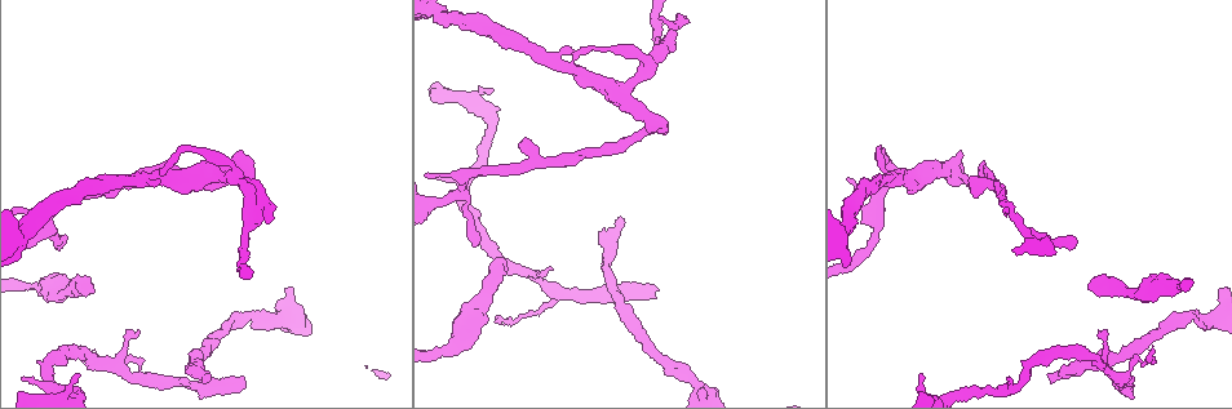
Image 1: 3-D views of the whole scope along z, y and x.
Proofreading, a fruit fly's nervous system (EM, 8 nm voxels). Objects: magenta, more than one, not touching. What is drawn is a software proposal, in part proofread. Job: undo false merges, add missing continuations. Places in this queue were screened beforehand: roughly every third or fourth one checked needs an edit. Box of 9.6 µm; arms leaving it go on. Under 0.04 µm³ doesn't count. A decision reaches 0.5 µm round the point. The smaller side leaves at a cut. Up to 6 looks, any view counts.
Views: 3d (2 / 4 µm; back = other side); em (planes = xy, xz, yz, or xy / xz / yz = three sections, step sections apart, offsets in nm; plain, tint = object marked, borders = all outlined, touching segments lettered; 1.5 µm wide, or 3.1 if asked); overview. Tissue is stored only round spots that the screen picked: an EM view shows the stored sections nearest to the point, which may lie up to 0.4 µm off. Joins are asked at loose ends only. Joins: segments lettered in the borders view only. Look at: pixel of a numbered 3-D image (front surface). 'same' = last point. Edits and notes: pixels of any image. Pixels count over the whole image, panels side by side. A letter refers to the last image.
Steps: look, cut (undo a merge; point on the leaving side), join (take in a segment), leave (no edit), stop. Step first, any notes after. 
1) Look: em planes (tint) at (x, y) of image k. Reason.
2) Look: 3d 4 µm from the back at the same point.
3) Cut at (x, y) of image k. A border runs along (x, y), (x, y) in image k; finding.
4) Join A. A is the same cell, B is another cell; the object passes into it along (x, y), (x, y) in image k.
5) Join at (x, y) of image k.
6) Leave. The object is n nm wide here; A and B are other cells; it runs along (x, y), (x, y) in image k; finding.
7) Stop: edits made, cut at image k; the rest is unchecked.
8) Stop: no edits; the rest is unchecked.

Look: em xy step 4 (tint) at (1047, 373) of image 1. Long arm stops here.

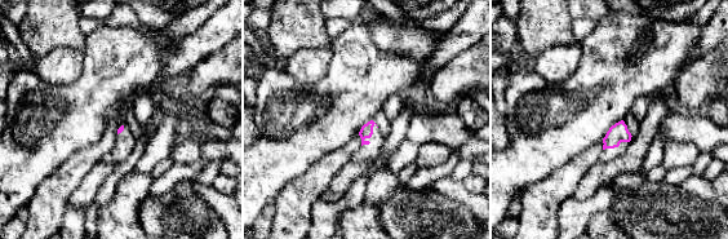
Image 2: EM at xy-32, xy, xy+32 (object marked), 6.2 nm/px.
Look: em planes (borders) at the same point. Cut it another way.

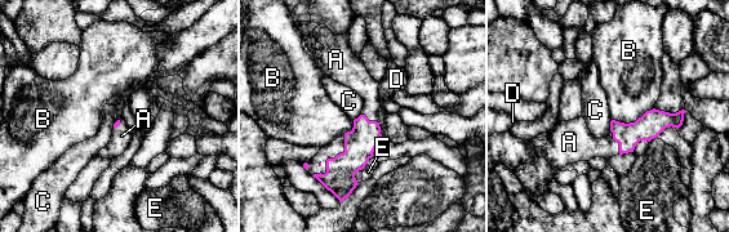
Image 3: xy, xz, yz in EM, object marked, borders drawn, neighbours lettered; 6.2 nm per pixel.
Join A. The longest contact is with B, 280 nm; A is the same cell, B, C, D and E are other cells; the object passes into it along (648, 126), (617, 141), (577, 143) in image 3; it goes on there.

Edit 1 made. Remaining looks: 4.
Look: em planes (tint) at (662, 19) of image 1. Free end.

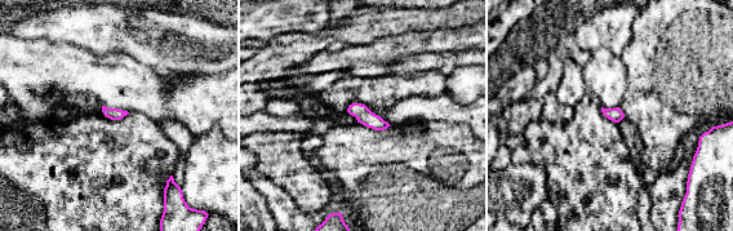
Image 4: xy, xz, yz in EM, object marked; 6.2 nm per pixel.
Look: em planes (borders) at the same point.

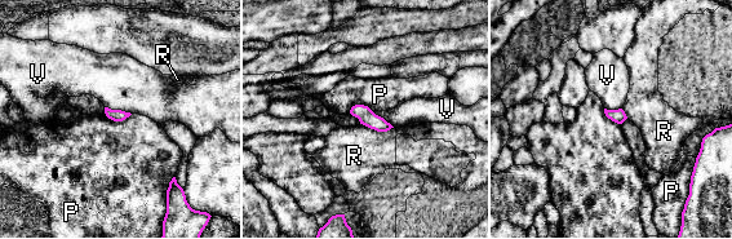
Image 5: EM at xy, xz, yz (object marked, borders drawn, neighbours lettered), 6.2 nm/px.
Leave. P, R and V are other cells; a border runs along (349, 110), (366, 105), (372, 111) in image 5; no lettered segment goes on from it.

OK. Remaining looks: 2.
Stop: edits made, join at image 3; the rest is unchecked.

